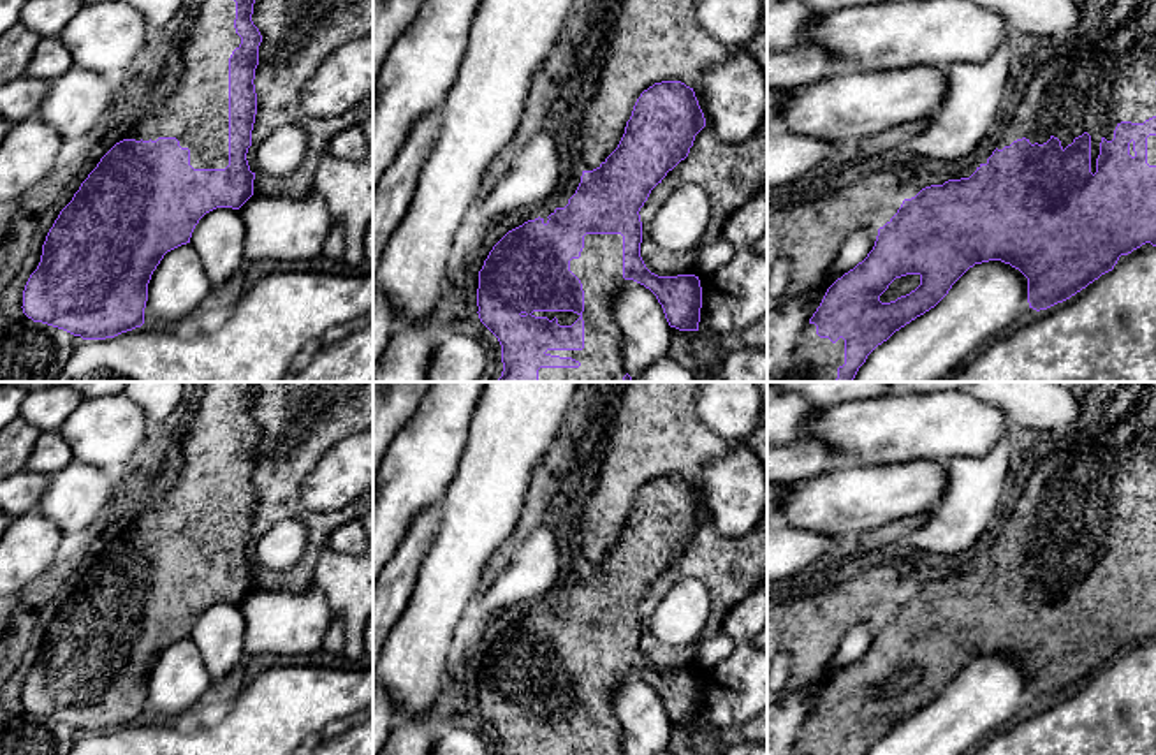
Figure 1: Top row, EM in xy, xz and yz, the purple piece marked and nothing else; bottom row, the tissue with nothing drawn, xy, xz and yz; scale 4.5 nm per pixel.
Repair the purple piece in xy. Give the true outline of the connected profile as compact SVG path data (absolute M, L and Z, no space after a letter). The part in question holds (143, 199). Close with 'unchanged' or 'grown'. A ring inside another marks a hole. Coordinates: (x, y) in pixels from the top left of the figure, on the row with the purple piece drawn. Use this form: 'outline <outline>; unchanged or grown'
outline M202 0L195 19L185 26L179 40L178 53L183 56L185 70L179 77L179 84L167 102L150 107L143 113L132 114L134 127L127 137L116 143L97 164L97 167L81 183L72 201L60 211L53 227L49 229L42 245L42 255L37 269L30 275L23 290L23 313L33 322L42 322L58 329L63 329L83 340L106 340L121 333L132 331L144 324L144 308L148 301L148 283L153 271L164 259L164 255L181 245L190 243L192 232L199 220L216 209L232 208L239 209L253 195L255 172L250 171L246 153L252 146L252 130L257 114L257 93L255 93L255 69L259 65L259 46L262 35L252 21L255 0Z; grown

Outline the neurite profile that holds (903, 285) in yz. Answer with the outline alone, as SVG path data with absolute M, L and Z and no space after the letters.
M906 275L901 278L896 278L889 289L880 296L882 303L896 301L901 296L910 294L920 285L920 275Z

